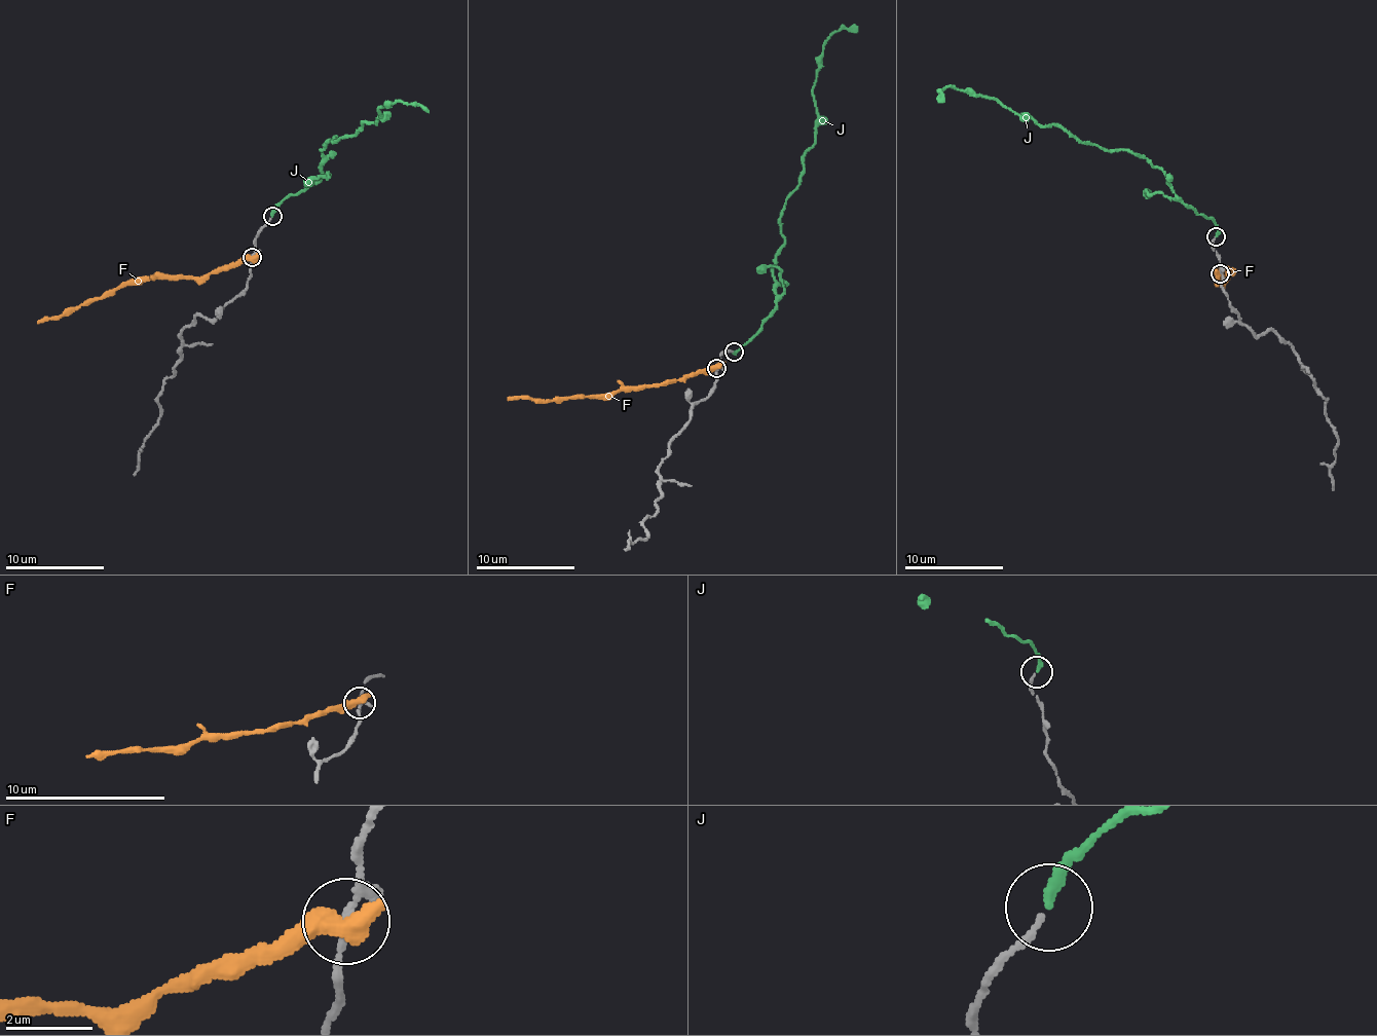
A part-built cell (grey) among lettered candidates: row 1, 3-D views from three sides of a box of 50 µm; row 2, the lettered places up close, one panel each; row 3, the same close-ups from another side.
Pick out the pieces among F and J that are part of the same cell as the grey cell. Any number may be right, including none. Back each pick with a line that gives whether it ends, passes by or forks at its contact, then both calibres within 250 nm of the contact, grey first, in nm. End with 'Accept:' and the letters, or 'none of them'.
J: it ends; calibres 150 and 240 nm
Accept: J

